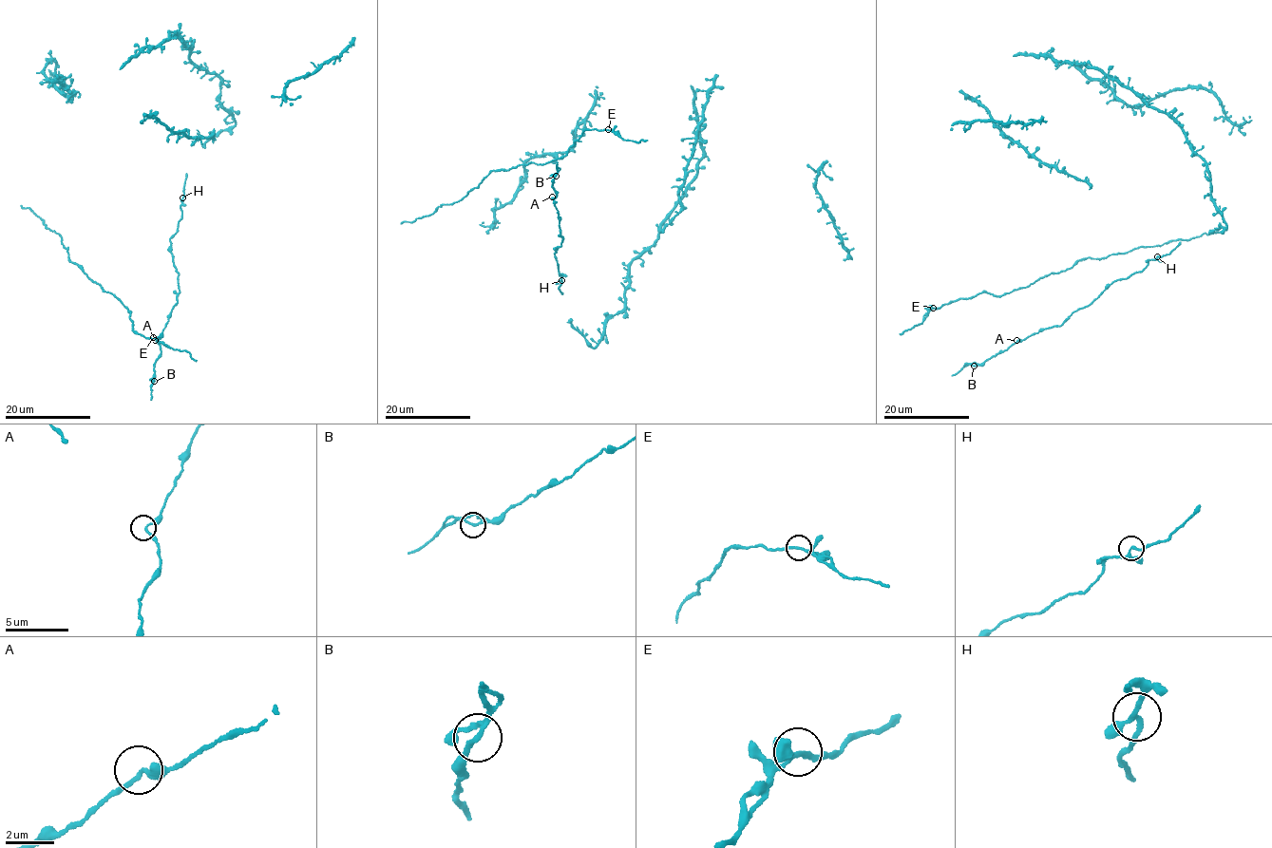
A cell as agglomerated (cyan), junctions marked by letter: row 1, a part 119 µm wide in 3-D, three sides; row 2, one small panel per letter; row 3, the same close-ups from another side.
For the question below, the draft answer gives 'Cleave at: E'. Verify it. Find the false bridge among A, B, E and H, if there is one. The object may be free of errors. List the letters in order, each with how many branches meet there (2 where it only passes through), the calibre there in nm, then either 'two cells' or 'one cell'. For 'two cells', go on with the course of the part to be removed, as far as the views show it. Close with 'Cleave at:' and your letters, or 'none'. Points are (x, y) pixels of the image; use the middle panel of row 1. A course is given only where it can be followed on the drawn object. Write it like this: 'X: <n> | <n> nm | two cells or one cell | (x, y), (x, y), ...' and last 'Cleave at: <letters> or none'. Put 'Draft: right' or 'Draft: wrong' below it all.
A: 2 | 150 nm | one cell
B: 3 | 160 nm | one cell
E: 3 | 170 nm | one cell
H: 3 | 160 nm | one cell
Cleave at: none
Draft: wrong

